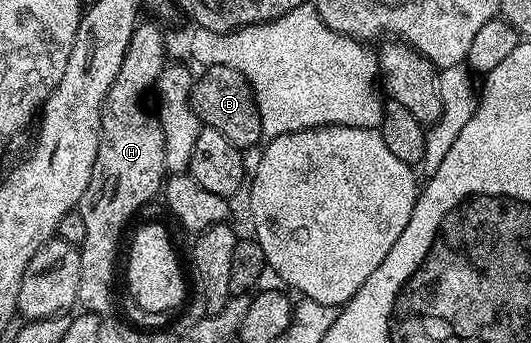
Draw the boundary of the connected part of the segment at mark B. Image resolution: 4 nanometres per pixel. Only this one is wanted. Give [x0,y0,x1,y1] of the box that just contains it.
[190,65,262,149]

